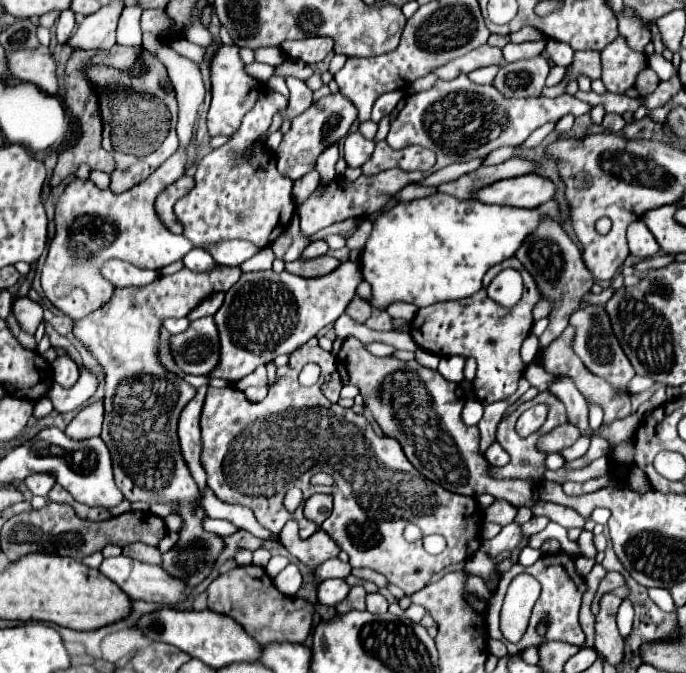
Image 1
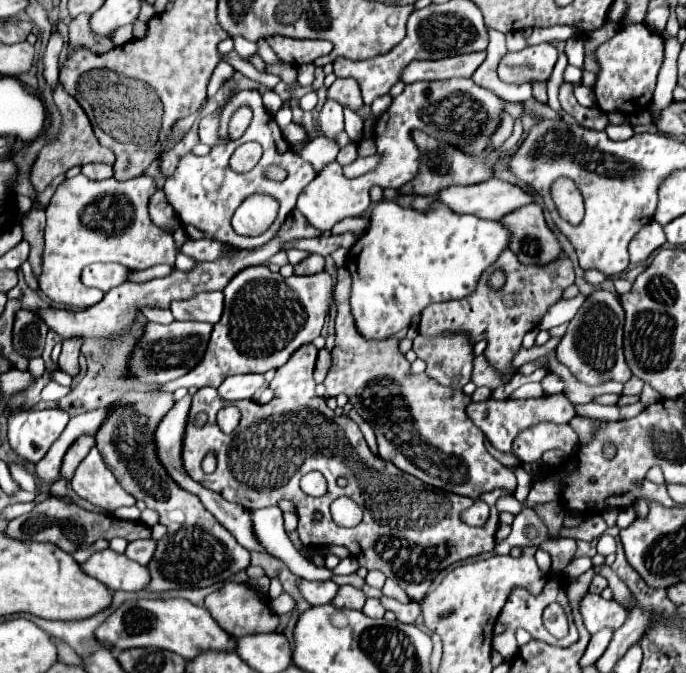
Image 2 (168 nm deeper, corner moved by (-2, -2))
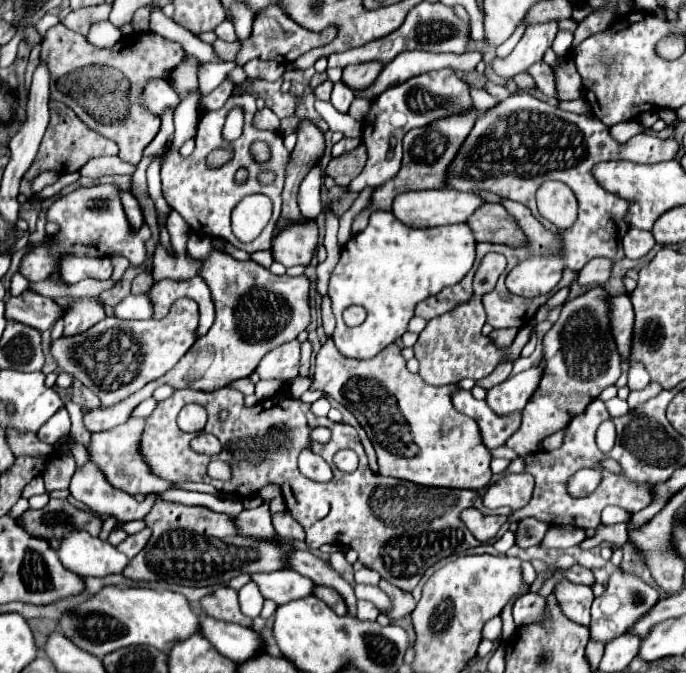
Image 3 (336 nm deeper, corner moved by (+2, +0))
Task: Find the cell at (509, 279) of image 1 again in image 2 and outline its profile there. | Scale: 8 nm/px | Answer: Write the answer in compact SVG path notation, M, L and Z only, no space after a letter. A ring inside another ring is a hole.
M382 200L372 206L368 232L350 248L346 268L352 274L350 306L356 320L356 328L364 338L388 338L398 330L410 326L412 316L418 316L426 306L434 302L460 300L476 290L482 272L496 262L496 258L508 248L512 232L498 220L482 220L472 214L452 214L446 206L434 202L426 212L402 208L396 202Z

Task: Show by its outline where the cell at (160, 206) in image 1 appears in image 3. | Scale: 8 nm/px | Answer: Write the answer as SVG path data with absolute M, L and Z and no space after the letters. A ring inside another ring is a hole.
M122 192L120 200L124 204L124 212L126 212L132 228L140 228L140 224L144 224L144 216L142 216L142 210L138 206L138 200L130 192Z

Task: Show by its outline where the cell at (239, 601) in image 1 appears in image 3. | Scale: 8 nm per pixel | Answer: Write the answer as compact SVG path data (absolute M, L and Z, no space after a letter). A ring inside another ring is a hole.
M222 586L214 594L208 594L206 598L202 598L200 604L202 604L204 612L208 616L216 618L216 620L234 622L234 624L240 624L240 626L250 626L252 624L252 620L240 612L236 590L232 590L228 586Z

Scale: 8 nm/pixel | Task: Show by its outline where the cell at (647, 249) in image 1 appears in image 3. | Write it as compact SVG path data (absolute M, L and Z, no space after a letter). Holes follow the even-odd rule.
M630 228L622 240L622 248L624 248L624 256L630 260L638 260L642 256L646 256L652 248L654 248L654 238L652 232L646 230L636 230Z

